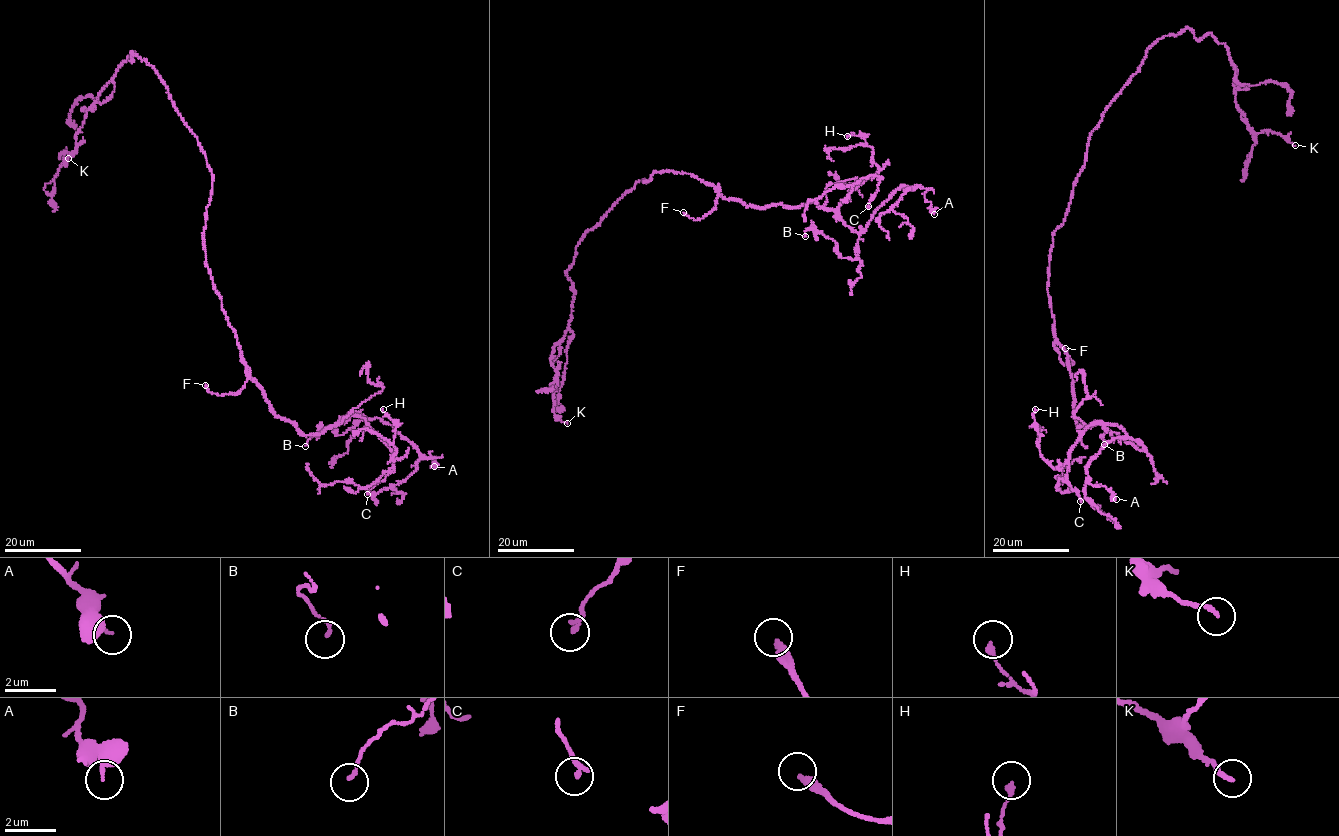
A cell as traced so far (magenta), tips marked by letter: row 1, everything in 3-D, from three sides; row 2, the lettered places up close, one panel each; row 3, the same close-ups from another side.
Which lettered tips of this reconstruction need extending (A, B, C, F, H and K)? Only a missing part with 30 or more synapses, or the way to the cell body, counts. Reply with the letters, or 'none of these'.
F

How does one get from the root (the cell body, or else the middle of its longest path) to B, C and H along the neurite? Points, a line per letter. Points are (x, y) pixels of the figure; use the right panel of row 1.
B: (1066, 214), (1054, 233), (1048, 289), (1077, 426), (1118, 426), (1145, 448), (1107, 431), (1104, 444)
C: (1066, 214), (1054, 233), (1048, 289), (1077, 426), (1098, 423), (1069, 454), (1066, 480), (1080, 501)
H: (1066, 214), (1050, 256), (1051, 312), (1077, 426), (1098, 423), (1054, 467), (1041, 454), (1035, 409)

